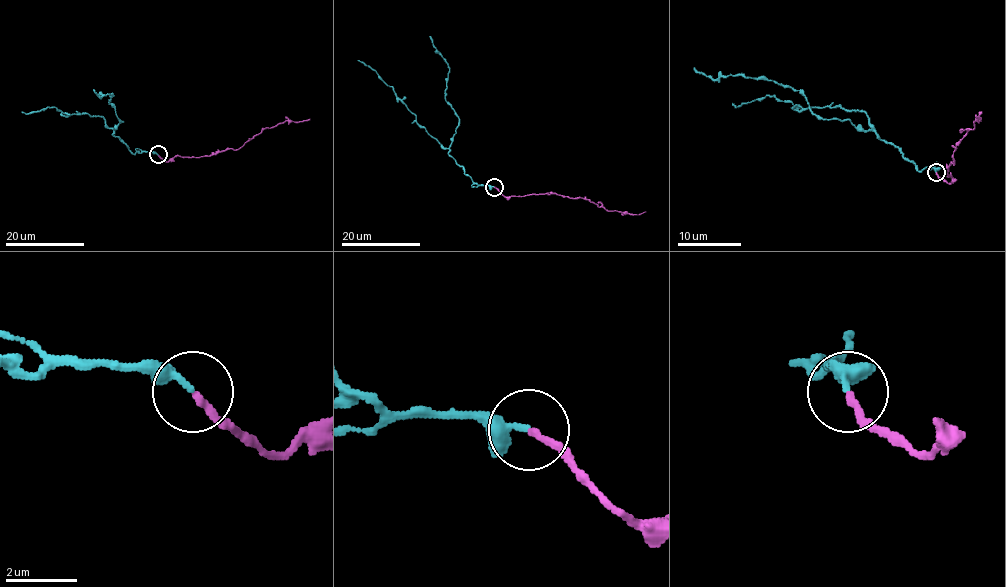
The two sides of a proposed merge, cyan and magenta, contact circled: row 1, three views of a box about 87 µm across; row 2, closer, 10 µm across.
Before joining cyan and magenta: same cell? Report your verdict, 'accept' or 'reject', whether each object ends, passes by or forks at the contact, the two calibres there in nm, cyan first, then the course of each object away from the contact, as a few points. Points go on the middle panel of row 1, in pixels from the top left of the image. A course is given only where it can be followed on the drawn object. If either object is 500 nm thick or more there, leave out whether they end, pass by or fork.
accept | cyan ends | magenta ends | 200/200 nm | cyan via (494, 187), (477, 185), (448, 154), (458, 116), (446, 100), (449, 66), (429, 37) | magenta via (494, 187), (506, 197), (546, 194), (588, 199), (608, 211), (639, 214), (645, 212)

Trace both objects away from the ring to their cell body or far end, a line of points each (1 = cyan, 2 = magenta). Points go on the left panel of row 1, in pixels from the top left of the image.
1: (158, 155), (131, 153), (121, 139), (112, 134), (122, 121), (109, 102), (113, 95), (99, 97), (93, 89)
2: (158, 155), (166, 161), (177, 156), (210, 156), (228, 149), (237, 150), (267, 127), (287, 120), (309, 118)

